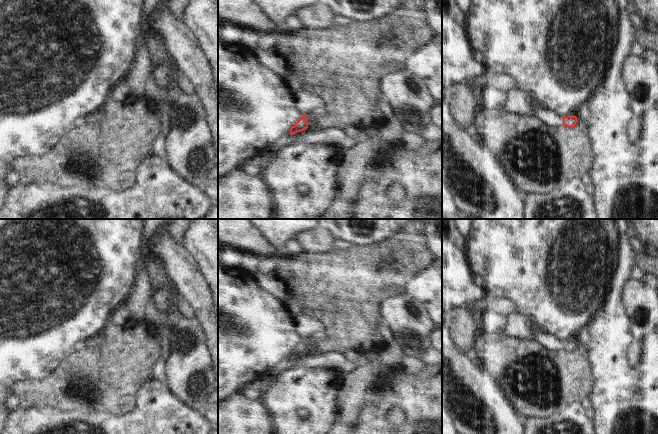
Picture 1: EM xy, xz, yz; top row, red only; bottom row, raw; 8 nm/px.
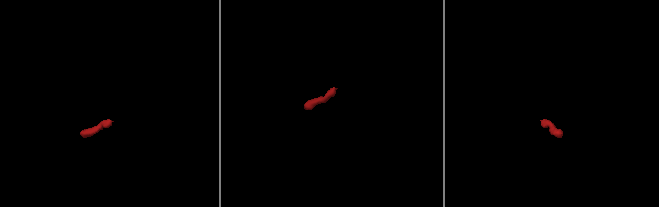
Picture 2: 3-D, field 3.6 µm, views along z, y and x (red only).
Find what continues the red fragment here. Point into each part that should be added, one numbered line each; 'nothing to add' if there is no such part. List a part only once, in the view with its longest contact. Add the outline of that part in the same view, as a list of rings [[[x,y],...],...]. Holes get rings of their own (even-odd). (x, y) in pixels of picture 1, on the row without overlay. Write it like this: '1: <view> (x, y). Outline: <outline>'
1: yz (548, 341). Outline: [[[530,324],[530,332],[535,340],[548,350],[562,350],[563,342],[554,338],[552,335],[539,329],[537,326]]]

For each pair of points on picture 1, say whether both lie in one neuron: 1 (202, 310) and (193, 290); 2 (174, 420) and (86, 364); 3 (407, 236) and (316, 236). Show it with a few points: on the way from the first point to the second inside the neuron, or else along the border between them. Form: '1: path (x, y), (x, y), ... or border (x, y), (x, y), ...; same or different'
1: path (202, 305), (198, 295); same
2: border (150, 377), (139, 388), (134, 407), (122, 415); different
3: border (332, 246), (326, 251), (318, 253), (309, 252); different

